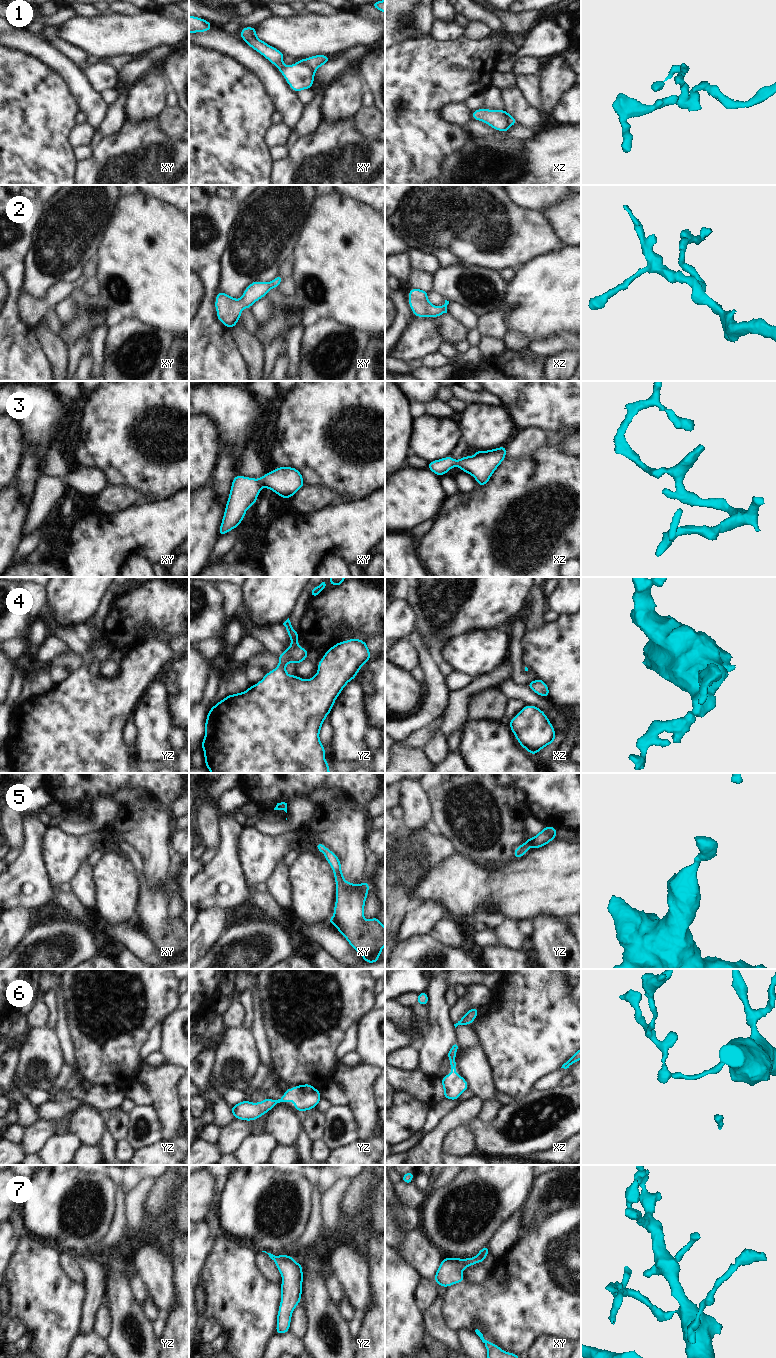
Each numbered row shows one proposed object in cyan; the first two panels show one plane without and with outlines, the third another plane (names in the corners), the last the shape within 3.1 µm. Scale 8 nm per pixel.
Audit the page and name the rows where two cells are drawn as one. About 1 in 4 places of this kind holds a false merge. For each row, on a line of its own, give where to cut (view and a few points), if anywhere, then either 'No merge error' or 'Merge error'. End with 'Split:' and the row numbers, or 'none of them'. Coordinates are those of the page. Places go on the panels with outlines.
1: Split along xy (298, 61), (306, 63), (314, 71). Merge error
2: No split. No merge error
3: No split. No merge error
4: No split. No merge error
5: No split. No merge error
6: No split. No merge error
7: No split. No merge error
Split: 1.

